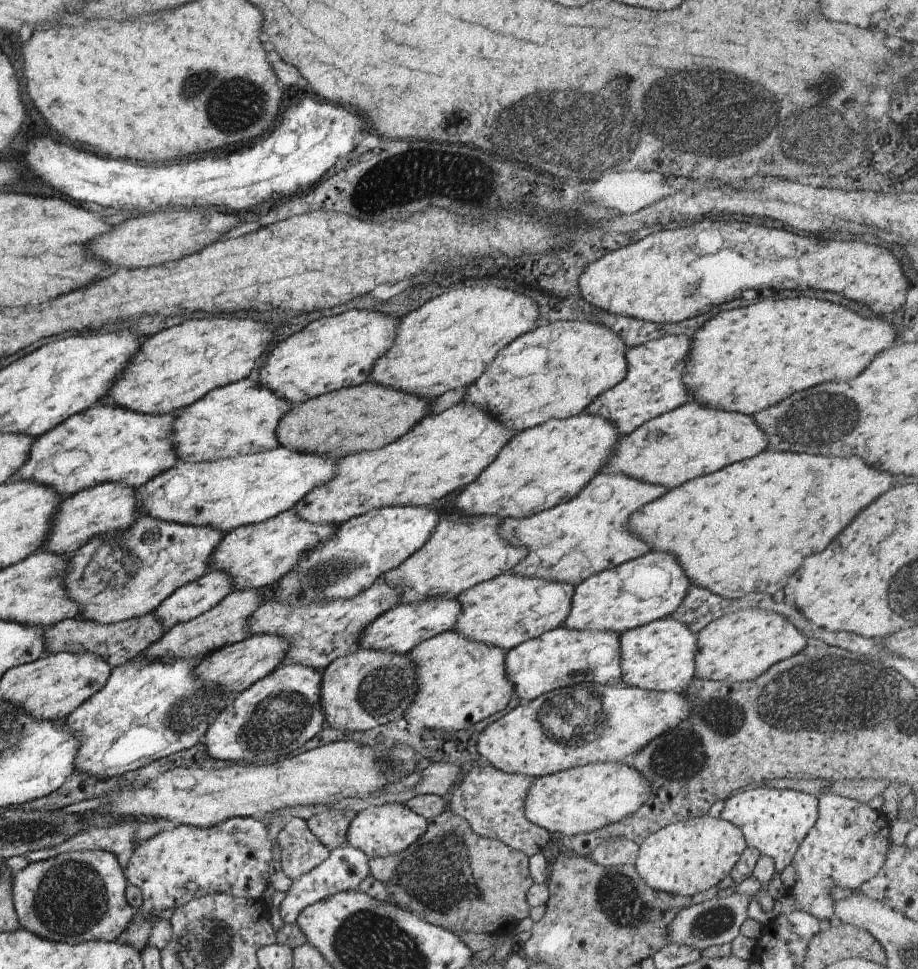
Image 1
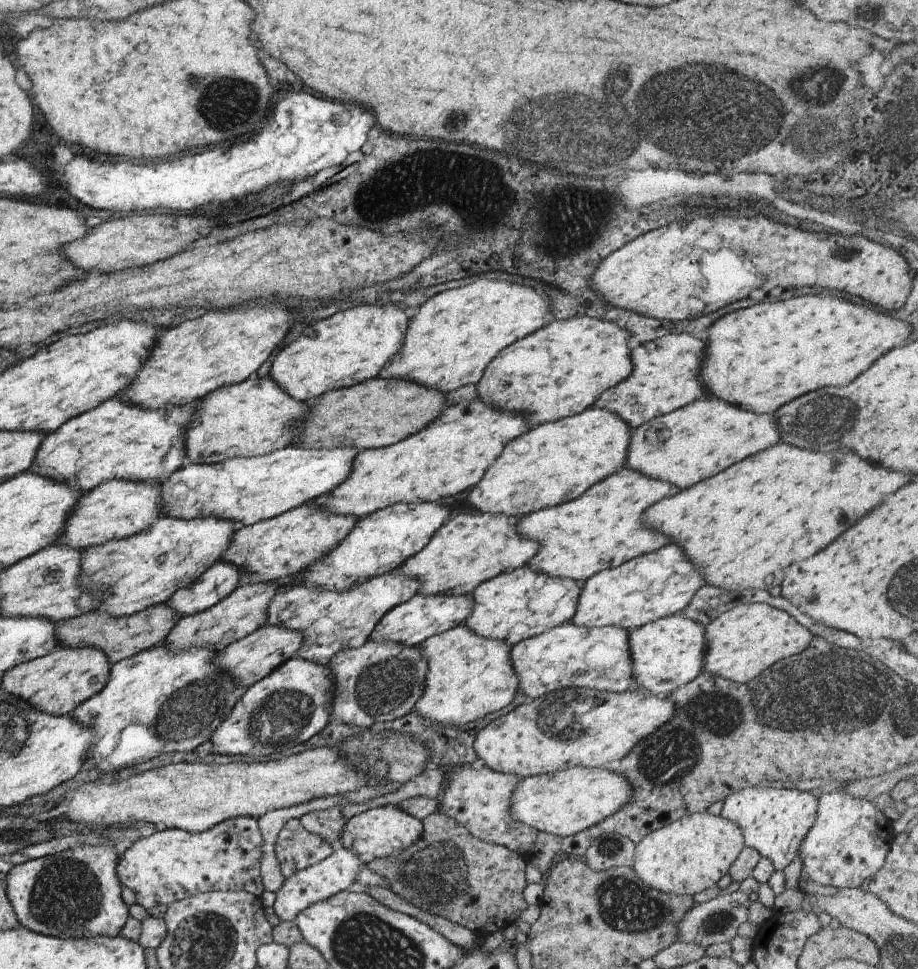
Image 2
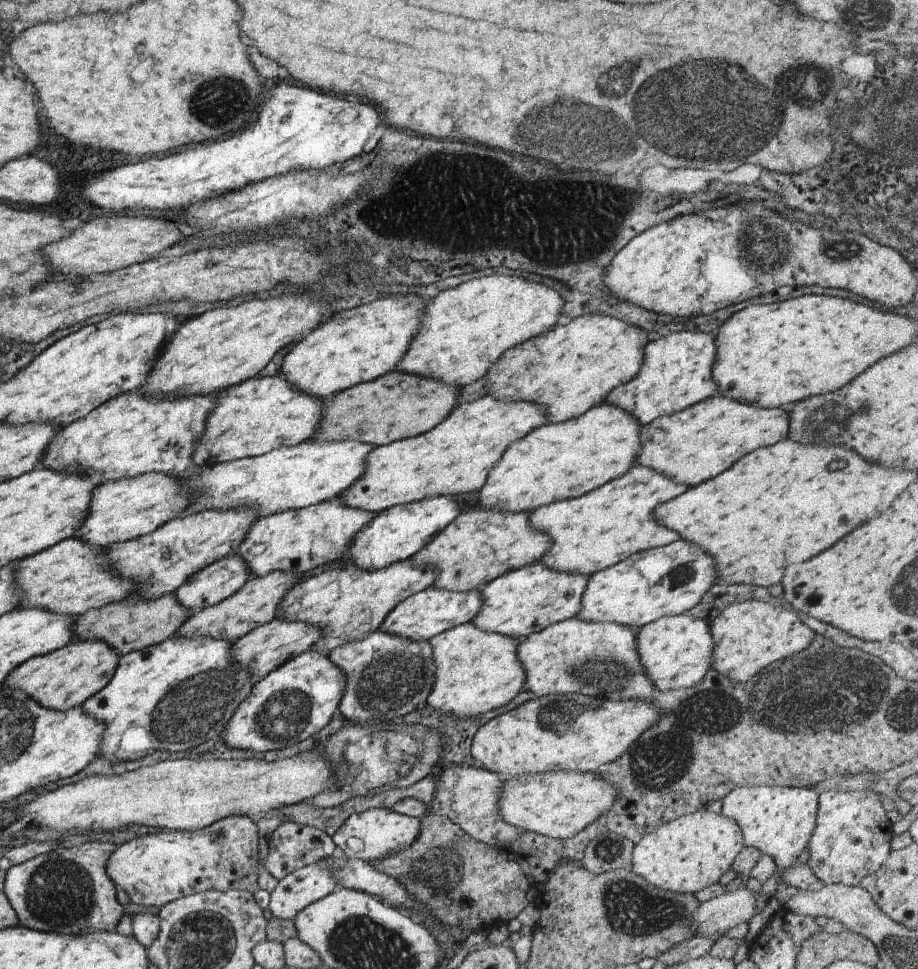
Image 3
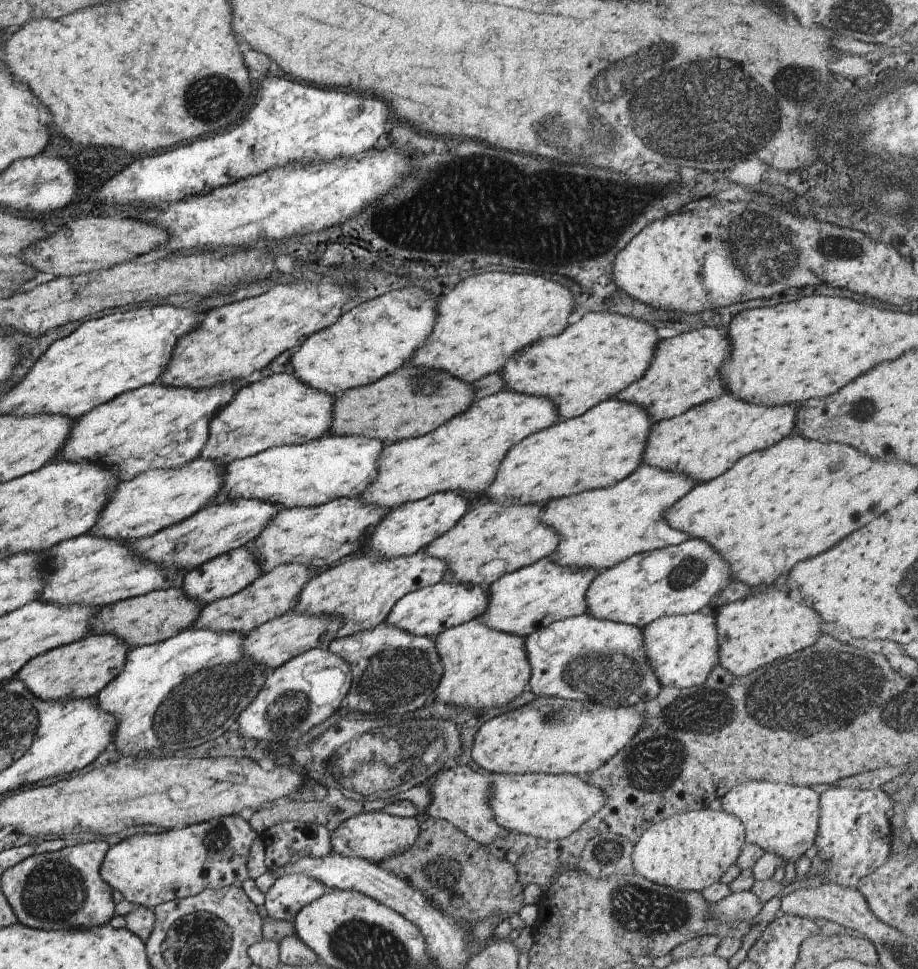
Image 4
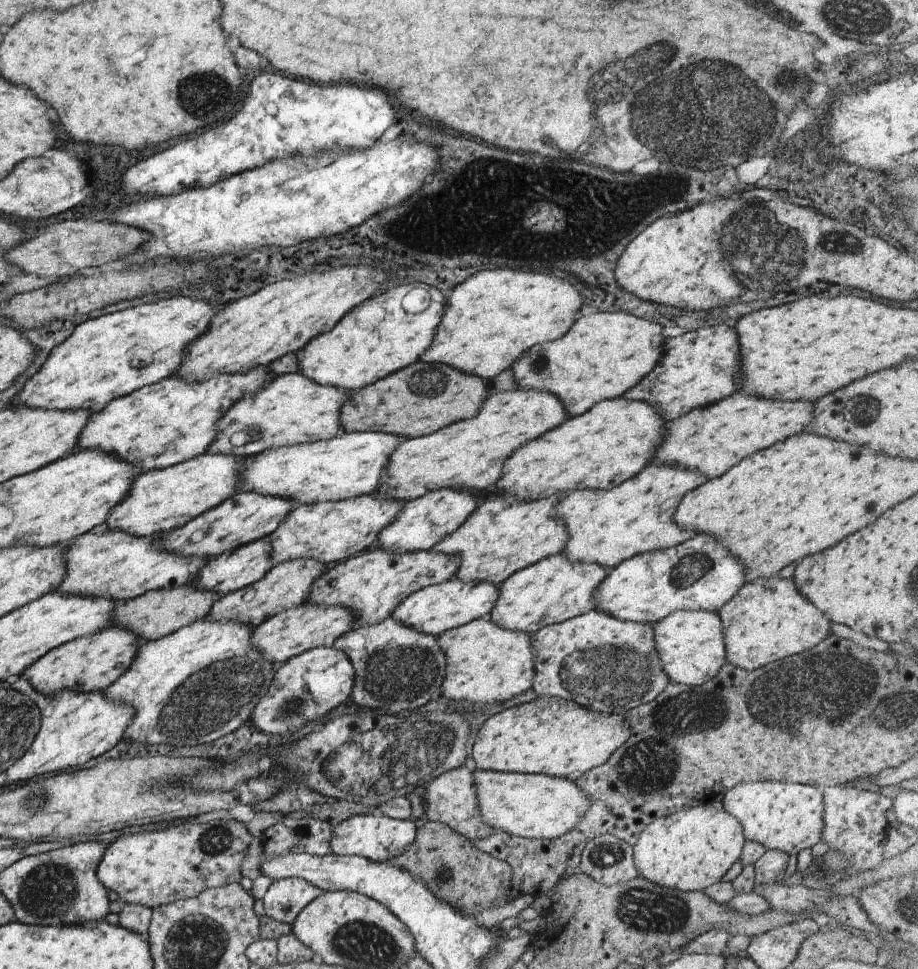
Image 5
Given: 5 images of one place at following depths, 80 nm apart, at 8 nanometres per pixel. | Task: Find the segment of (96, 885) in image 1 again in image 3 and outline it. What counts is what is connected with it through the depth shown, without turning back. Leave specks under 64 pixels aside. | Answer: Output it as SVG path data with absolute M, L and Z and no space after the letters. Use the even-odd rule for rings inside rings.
M86 842L81 845L77 845L71 848L61 848L55 849L48 853L43 853L22 863L17 863L16 865L11 865L3 875L3 892L8 901L12 905L12 909L16 911L16 918L19 920L19 924L22 927L28 927L31 930L39 930L41 932L65 934L65 935L82 935L93 931L115 931L115 925L121 915L124 914L122 904L117 900L116 897L116 887L109 874L106 873L106 863L108 858L112 856L113 852L116 850L115 845L110 843L102 842Z

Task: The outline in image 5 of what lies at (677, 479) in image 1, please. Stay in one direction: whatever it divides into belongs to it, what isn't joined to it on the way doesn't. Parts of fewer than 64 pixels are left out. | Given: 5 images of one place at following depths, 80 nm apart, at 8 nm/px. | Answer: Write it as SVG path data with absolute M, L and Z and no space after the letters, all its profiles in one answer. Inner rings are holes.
M733 391L713 404L665 421L661 442L649 462L657 466L686 468L711 480L742 458L803 432L812 419L812 408L813 402L809 401L776 401Z

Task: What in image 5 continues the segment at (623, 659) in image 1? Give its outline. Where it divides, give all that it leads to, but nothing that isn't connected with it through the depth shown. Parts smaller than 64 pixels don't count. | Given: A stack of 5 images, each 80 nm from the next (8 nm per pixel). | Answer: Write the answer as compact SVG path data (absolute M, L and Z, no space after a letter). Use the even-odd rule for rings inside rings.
M675 611L652 623L653 646L669 684L687 688L703 684L717 674L725 661L721 623L716 611Z

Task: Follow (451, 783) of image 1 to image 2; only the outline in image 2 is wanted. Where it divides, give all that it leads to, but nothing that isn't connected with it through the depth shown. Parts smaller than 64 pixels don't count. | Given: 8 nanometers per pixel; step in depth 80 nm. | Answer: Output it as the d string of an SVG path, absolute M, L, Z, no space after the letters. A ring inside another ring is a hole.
M427 762L425 766L413 778L403 783L397 790L395 802L401 802L409 796L427 796L430 799L438 800L443 791L447 776L439 771L438 763Z

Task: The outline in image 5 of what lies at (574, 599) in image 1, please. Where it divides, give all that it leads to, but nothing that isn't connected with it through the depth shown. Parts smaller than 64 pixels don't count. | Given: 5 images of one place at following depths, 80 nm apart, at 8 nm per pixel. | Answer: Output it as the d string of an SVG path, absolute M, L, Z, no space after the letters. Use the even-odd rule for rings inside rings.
M697 533L693 538L663 550L636 554L617 563L593 589L594 610L622 621L655 623L675 611L718 611L744 583L744 574L737 560L729 558L723 546L709 535Z

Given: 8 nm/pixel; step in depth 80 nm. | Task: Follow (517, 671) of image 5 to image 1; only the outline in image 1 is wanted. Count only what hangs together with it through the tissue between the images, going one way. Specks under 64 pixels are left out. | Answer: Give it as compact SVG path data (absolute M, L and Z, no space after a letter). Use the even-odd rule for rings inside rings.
M453 630L443 631L420 642L408 652L407 656L414 665L417 690L403 716L407 720L421 722L423 727L430 731L457 731L467 728L468 725L477 724L491 714L503 710L513 695L512 686L504 673L504 650L466 639Z

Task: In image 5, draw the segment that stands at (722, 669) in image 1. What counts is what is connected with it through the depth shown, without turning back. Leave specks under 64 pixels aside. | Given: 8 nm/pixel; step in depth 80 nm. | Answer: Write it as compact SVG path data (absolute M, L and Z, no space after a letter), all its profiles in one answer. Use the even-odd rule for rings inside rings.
M776 575L744 582L740 589L721 605L717 613L724 636L725 661L743 671L755 672L758 666L811 649L830 634L829 630L831 630L828 618L797 592L793 581L780 579Z

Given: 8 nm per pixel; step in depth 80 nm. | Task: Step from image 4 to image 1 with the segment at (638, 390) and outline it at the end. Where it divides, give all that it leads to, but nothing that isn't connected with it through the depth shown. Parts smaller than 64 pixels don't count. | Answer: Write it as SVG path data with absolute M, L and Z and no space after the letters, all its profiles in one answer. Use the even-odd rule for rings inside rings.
M671 335L631 347L625 353L627 368L623 380L598 394L581 413L603 417L614 424L618 433L626 435L645 421L691 400L690 393L681 382L684 360L689 350L687 338L685 335Z

